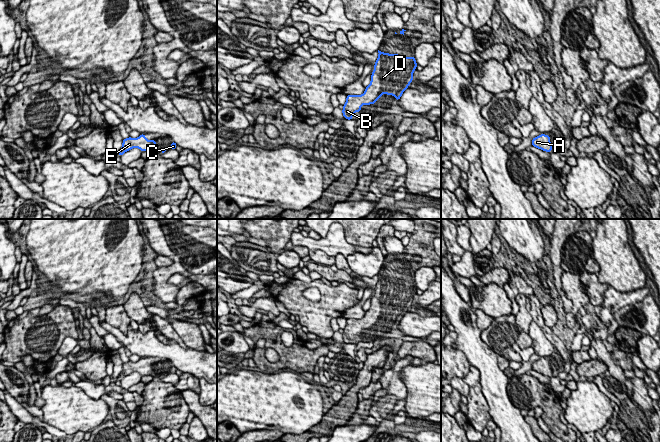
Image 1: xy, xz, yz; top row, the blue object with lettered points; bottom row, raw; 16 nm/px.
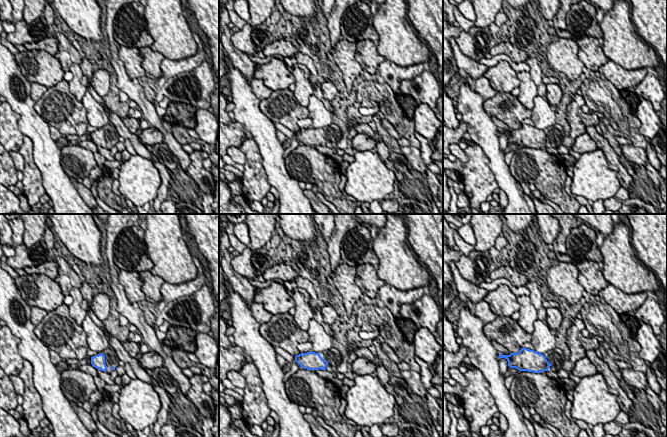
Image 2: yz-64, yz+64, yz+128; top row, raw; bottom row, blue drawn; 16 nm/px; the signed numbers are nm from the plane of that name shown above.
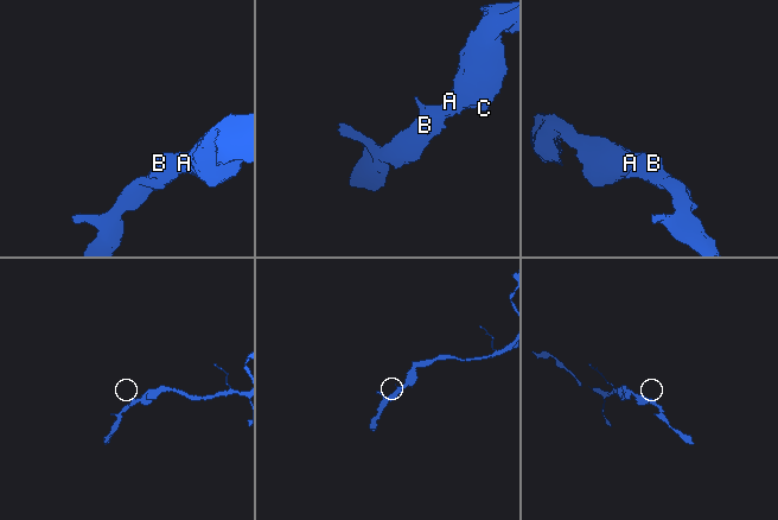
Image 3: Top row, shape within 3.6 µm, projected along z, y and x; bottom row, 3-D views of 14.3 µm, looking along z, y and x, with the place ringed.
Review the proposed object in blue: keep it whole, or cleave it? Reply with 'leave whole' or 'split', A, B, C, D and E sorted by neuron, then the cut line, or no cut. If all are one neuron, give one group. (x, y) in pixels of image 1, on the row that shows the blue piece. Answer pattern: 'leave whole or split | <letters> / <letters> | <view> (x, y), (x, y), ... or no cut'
leave whole | A B C D E | no cut

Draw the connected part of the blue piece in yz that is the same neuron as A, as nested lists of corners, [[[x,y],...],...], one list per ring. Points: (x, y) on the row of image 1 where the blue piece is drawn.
[[[540,134],[532,139],[531,146],[541,149],[546,152],[552,152],[552,145],[550,142],[550,135]]]

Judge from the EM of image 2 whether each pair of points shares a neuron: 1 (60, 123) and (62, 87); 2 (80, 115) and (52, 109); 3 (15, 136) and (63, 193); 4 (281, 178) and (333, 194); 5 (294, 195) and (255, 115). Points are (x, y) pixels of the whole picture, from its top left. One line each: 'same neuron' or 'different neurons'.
1: same neuron
2: same neuron
3: different neurons
4: different neurons
5: same neuron

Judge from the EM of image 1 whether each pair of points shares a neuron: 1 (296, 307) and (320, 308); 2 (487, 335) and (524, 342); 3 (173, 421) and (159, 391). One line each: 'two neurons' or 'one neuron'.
1: one neuron
2: one neuron
3: one neuron

